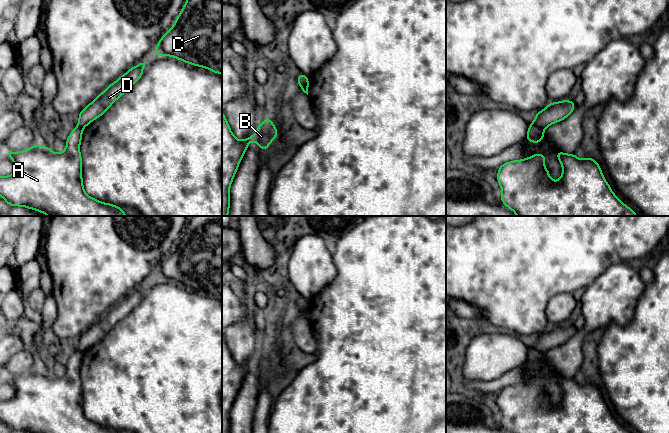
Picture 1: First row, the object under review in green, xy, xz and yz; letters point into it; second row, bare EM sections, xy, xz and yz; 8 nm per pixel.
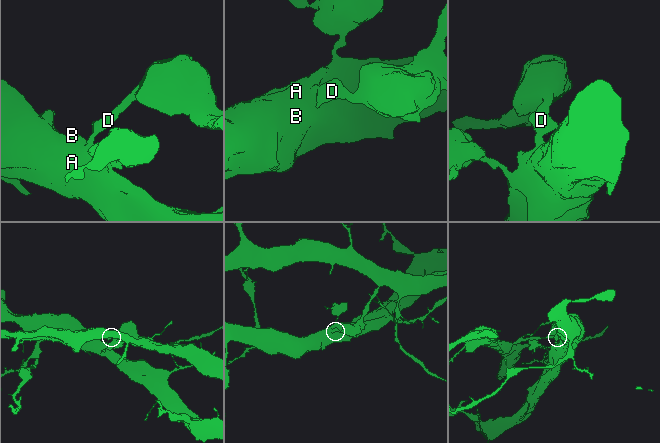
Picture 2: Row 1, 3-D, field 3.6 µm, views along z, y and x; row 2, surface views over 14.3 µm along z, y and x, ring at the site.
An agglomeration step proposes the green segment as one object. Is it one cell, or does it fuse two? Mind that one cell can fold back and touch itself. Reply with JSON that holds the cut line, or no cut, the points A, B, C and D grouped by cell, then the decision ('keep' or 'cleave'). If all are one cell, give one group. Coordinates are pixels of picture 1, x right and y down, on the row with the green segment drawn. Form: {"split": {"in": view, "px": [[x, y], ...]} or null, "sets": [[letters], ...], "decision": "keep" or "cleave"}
{"split": {"in": "yz", "px": [[532, 123], [543, 130]]}, "sets": [["A", "B"], ["C", "D"]], "decision": "cleave"}

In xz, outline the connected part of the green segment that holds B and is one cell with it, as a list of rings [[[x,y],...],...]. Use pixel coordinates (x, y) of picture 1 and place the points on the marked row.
[[[222,111],[222,216],[228,216],[230,208],[230,186],[244,157],[248,145],[254,140],[261,150],[268,150],[270,143],[279,135],[270,116],[257,127],[255,134],[238,140],[232,133]]]

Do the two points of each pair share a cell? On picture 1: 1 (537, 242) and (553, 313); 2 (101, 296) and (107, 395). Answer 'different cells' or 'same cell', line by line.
1: different cells
2: different cells

